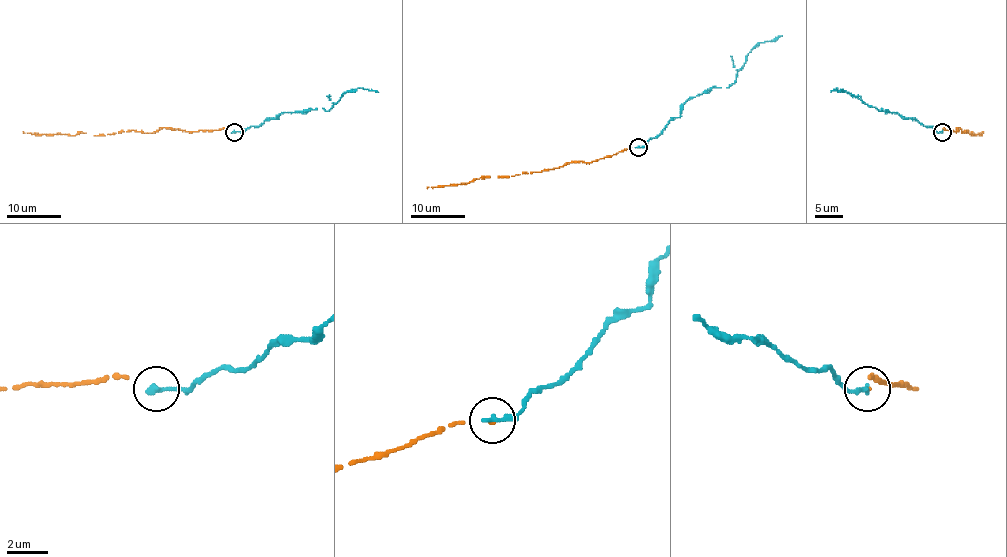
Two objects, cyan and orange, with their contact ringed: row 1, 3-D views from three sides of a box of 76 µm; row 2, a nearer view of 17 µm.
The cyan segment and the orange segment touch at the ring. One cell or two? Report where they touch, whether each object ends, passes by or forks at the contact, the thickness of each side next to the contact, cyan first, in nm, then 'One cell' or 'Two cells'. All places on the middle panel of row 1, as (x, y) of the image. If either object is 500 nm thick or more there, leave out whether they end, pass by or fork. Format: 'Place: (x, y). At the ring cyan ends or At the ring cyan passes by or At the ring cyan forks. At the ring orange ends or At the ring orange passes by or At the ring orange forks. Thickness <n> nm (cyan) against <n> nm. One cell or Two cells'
Place: (638, 147). At the ring cyan ends. At the ring orange ends. Thickness 300 nm (cyan) against 90 nm. Two cells

